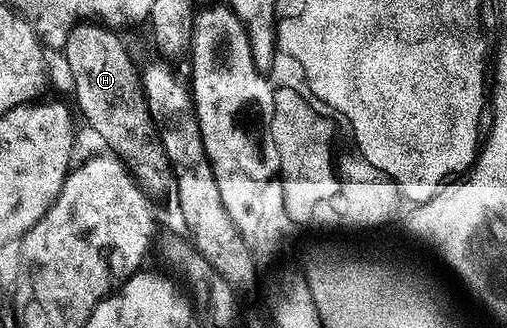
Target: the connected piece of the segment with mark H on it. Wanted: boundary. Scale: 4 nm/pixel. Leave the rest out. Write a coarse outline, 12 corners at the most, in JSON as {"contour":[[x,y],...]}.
{"contour":[[91,20],[61,57],[92,132],[148,195],[173,186],[124,39]]}

